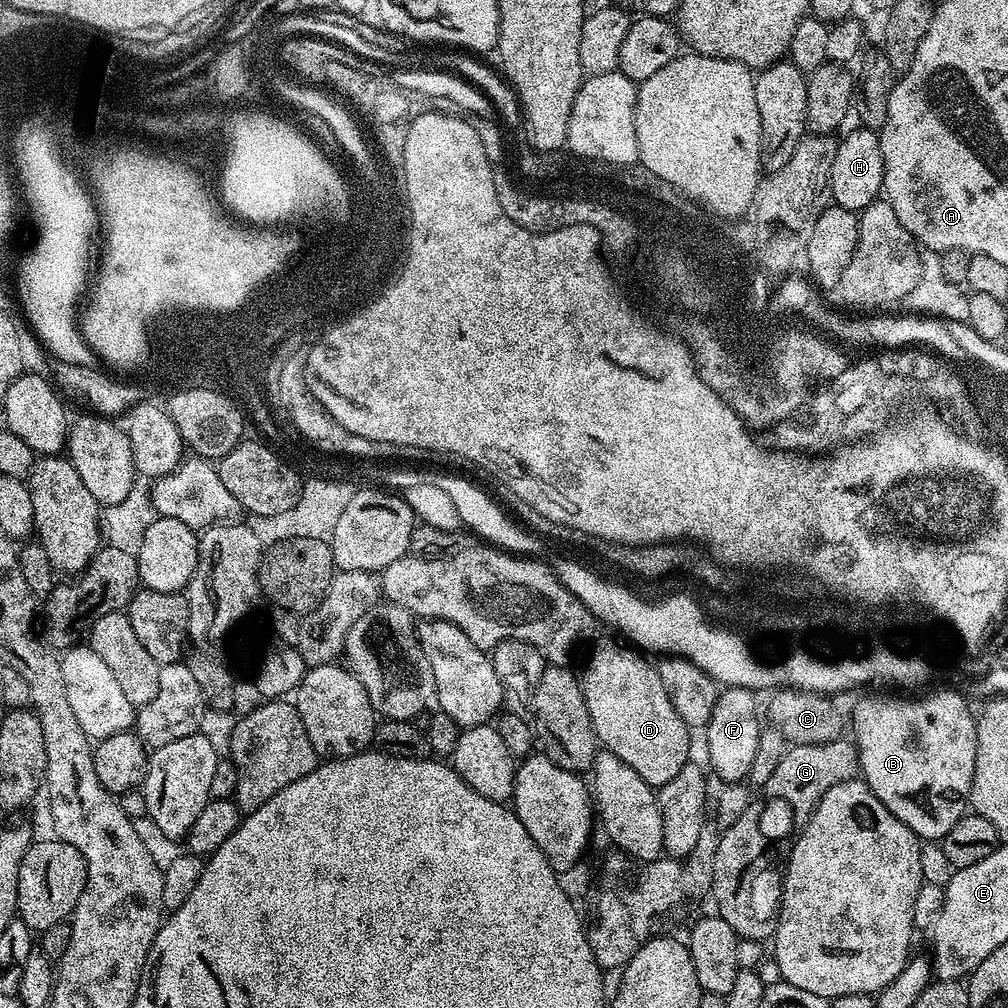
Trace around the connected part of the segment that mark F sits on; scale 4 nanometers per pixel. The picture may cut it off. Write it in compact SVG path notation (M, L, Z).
M725 687L714 702L714 714L706 725L708 760L724 782L744 782L758 751L758 734L762 727L762 712L756 709L757 693L748 688Z

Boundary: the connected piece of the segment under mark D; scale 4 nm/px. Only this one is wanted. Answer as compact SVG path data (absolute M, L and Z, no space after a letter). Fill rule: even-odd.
M608 636L602 637L593 646L592 657L584 672L579 673L580 689L586 698L586 710L590 710L590 722L596 731L597 741L607 751L622 758L622 762L626 762L630 770L637 772L638 778L659 790L663 784L670 782L670 778L674 778L674 774L678 774L678 770L682 770L684 764L689 763L690 729L682 722L682 718L678 718L678 710L674 710L670 698L666 698L666 690L662 686L662 678L658 678L655 663L651 659L643 660L644 656L635 647L626 647L628 648L623 648L618 641L611 640Z

